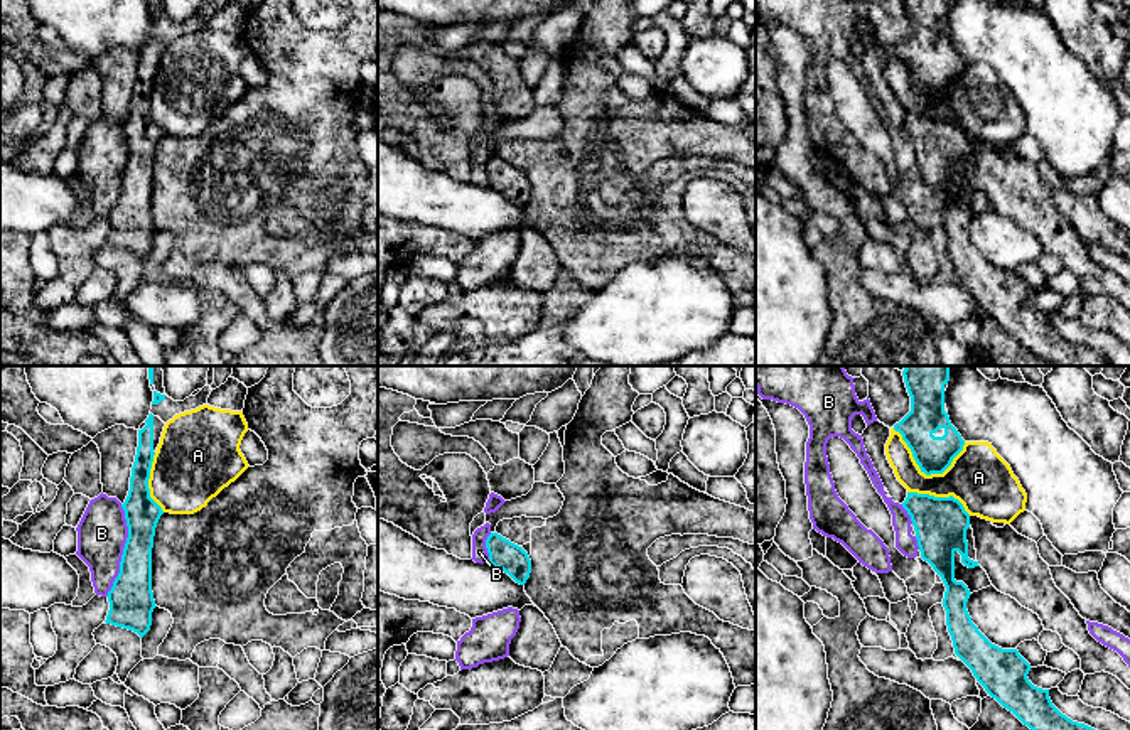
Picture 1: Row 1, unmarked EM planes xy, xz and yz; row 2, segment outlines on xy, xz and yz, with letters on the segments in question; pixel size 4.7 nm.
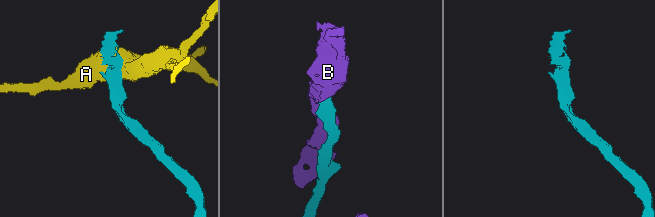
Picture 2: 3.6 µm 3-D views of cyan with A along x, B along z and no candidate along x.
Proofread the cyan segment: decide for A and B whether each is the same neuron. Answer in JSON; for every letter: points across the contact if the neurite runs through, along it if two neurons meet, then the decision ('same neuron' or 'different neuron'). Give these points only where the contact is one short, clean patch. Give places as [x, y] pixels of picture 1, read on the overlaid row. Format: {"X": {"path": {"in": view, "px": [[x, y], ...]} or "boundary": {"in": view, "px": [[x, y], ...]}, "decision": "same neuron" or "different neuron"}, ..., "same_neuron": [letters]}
{"A": {"decision": "different neuron"}, "B": {"decision": "different neuron"}, "same_neuron": []}

